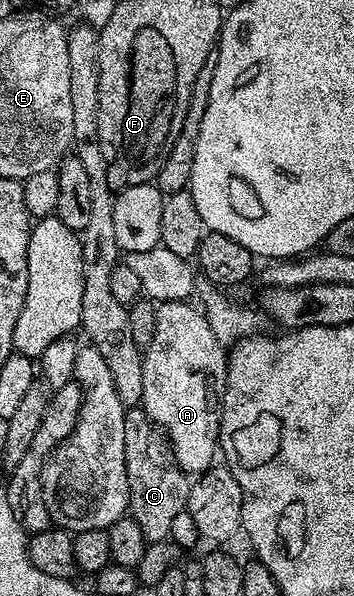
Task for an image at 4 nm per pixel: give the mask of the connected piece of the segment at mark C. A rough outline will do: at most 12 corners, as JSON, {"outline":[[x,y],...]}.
{"outline":[[127,408],[128,513],[148,543],[169,538],[191,486],[170,442]]}

